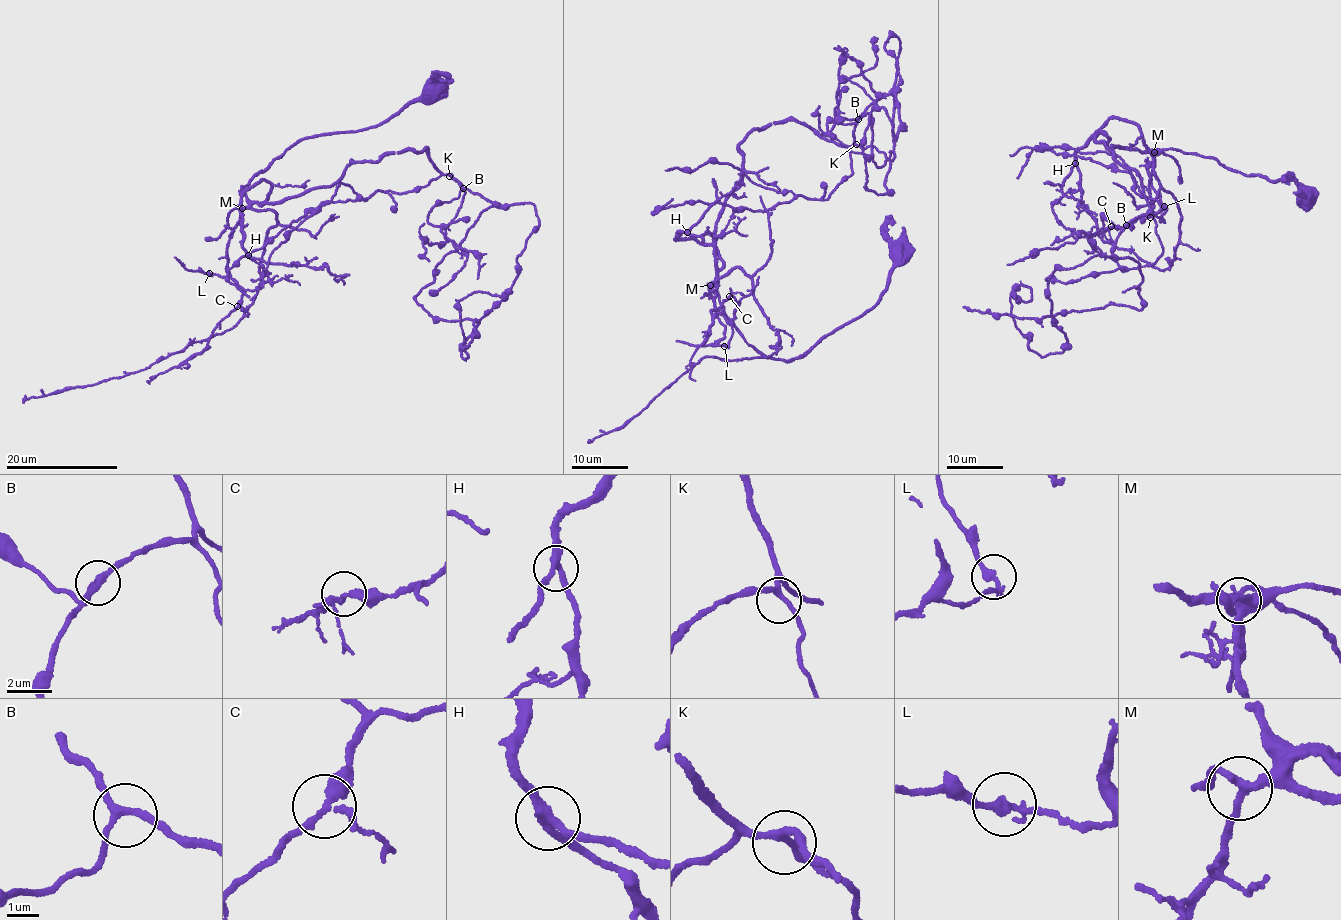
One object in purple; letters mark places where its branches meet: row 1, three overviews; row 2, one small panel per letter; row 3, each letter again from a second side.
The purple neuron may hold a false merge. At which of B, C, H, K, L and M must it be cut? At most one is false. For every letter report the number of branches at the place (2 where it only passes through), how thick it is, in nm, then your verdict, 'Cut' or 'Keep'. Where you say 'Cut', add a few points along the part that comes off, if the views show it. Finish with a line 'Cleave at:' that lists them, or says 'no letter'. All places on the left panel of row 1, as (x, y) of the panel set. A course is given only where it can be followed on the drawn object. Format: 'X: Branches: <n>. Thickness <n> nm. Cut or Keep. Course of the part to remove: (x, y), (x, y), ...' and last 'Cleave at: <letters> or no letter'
B: Branches: 3. Thickness 220 nm. Keep
C: Branches: 4. Thickness 240 nm. Keep
H: Branches: 3. Thickness 280 nm. Keep
K: Branches: 3. Thickness 200 nm. Keep
L: Branches: 3. Thickness 200 nm. Keep
M: Branches: 3. Thickness 240 nm. Keep
Cleave at: no letter

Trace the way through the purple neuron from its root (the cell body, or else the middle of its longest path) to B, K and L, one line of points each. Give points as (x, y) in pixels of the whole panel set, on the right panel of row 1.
B: (1306, 202), (1291, 177), (1112, 145), (1136, 192), (1164, 209), (1165, 222), (1150, 213), (1126, 225)
K: (1306, 202), (1291, 177), (1240, 174), (1170, 148), (1112, 145), (1136, 192), (1164, 209), (1165, 222), (1150, 217)
L: (1306, 202), (1293, 178), (1240, 174), (1212, 157), (1170, 148), (1153, 154), (1149, 182), (1151, 210), (1165, 206)

